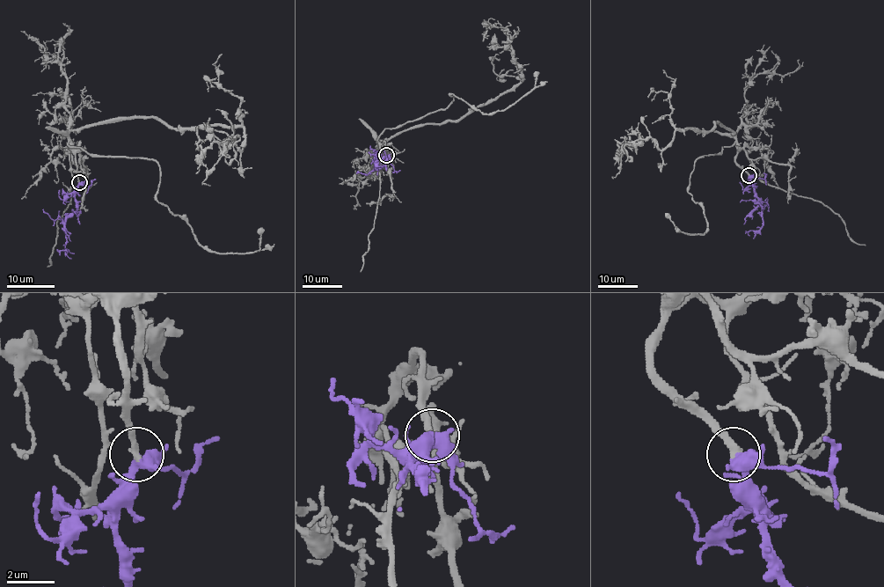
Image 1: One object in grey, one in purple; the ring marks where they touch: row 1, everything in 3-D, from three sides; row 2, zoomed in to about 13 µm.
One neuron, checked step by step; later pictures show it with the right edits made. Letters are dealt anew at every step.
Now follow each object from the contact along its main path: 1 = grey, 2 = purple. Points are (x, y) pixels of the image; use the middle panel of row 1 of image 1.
1: (386, 155), (380, 140), (425, 124), (456, 121), (522, 81), (507, 29), (488, 22), (494, 19)
2: (386, 155), (384, 164), (376, 169), (376, 157), (368, 151)

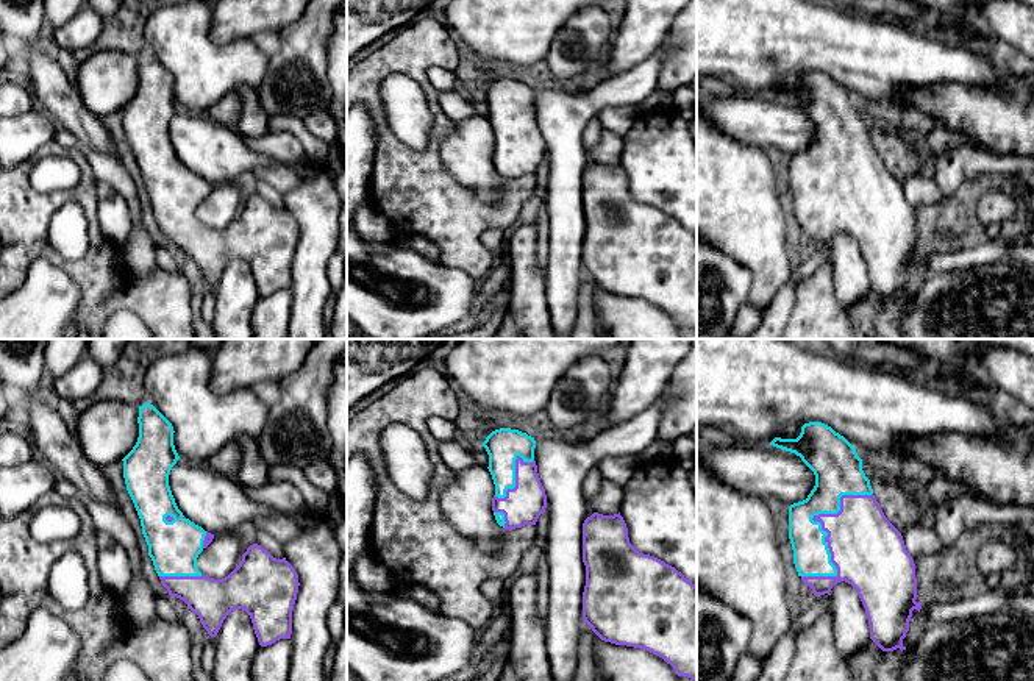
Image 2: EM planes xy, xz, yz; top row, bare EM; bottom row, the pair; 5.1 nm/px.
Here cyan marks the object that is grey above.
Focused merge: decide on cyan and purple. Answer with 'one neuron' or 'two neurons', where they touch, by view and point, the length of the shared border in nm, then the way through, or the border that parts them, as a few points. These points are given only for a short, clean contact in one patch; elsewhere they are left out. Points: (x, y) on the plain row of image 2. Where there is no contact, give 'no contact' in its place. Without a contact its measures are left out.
one neuron; contact yz (820, 177); length 550 nm

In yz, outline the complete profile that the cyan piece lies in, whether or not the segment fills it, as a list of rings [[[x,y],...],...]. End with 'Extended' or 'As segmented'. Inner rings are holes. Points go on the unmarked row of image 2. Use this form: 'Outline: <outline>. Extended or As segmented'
Outline: [[[822,72],[804,73],[797,89],[775,87],[770,95],[795,103],[815,125],[815,136],[808,148],[789,156],[789,189],[798,226],[815,247],[829,245],[839,231],[851,234],[865,258],[870,289],[882,301],[906,300],[903,289],[909,281],[912,261],[922,259],[922,253],[915,251],[915,214],[901,183],[876,152],[856,98]]]. Extended

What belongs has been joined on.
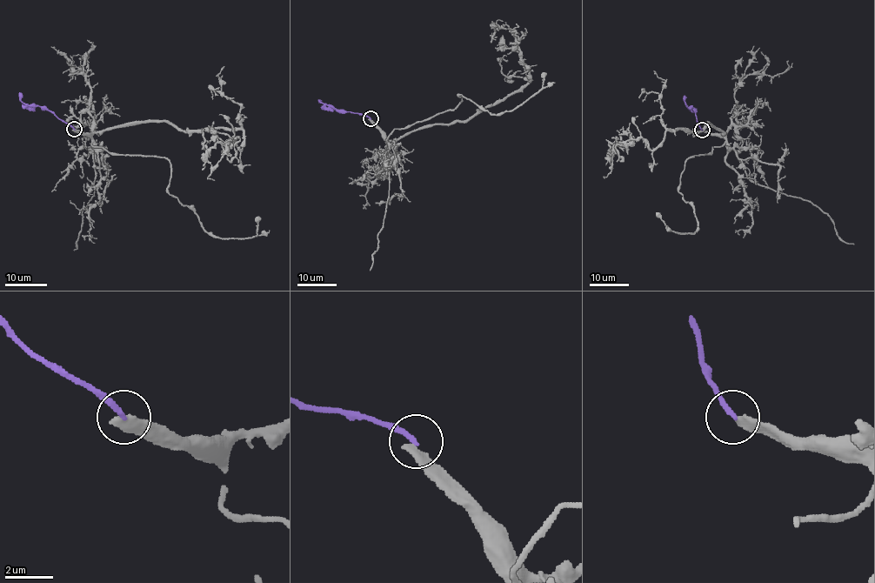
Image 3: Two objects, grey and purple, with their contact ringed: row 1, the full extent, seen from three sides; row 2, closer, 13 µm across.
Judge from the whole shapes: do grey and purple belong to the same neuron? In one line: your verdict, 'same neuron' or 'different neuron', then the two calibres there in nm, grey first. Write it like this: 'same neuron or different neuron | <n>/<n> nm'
different neuron | 380/220 nm

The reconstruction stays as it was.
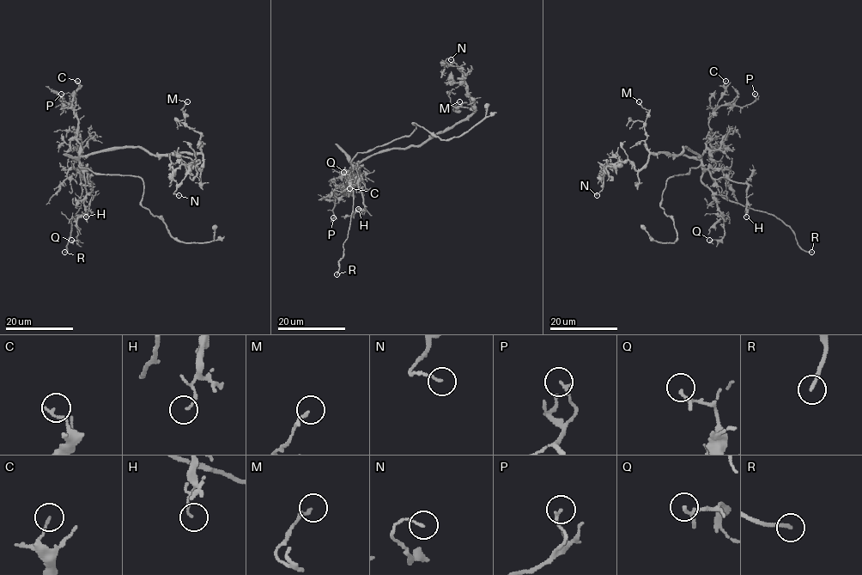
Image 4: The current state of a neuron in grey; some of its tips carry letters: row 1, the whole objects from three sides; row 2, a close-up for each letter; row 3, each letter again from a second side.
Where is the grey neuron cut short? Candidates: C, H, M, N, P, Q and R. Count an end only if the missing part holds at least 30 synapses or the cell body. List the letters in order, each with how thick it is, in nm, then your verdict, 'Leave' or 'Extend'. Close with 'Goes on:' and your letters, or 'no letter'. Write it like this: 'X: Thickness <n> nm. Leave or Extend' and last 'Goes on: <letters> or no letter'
C: Thickness 140 nm. Leave
H: Thickness 120 nm. Leave
M: Thickness 150 nm. Leave
N: Thickness 110 nm. Leave
P: Thickness 140 nm. Leave
Q: Thickness 110 nm. Leave
R: Thickness 180 nm. Extend
Goes on: R

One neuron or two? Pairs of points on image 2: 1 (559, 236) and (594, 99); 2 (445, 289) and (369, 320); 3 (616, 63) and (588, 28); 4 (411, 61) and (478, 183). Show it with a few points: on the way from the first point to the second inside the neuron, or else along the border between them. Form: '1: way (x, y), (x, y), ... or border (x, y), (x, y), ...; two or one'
1: way (564, 202), (566, 133); one
2: way (434, 310), (413, 316), (391, 316); one
3: border (616, 28), (611, 38), (609, 55), (600, 64); two
4: border (455, 122), (455, 127), (439, 144), (442, 167); two

